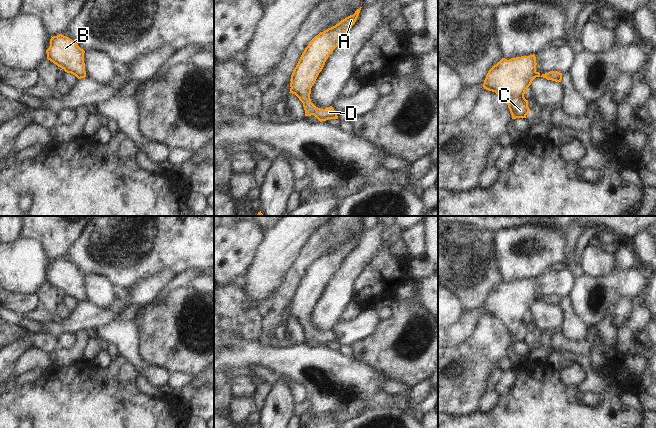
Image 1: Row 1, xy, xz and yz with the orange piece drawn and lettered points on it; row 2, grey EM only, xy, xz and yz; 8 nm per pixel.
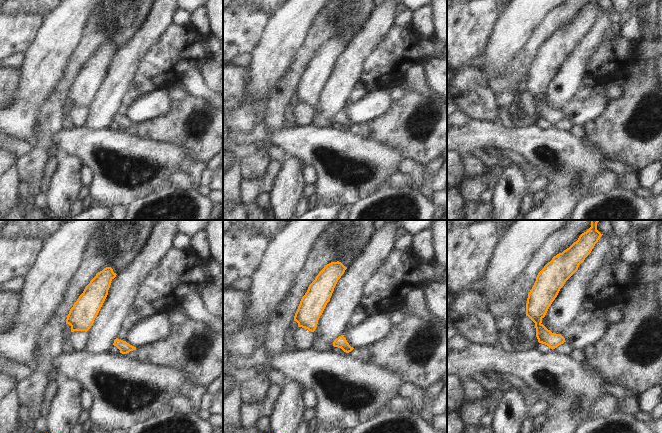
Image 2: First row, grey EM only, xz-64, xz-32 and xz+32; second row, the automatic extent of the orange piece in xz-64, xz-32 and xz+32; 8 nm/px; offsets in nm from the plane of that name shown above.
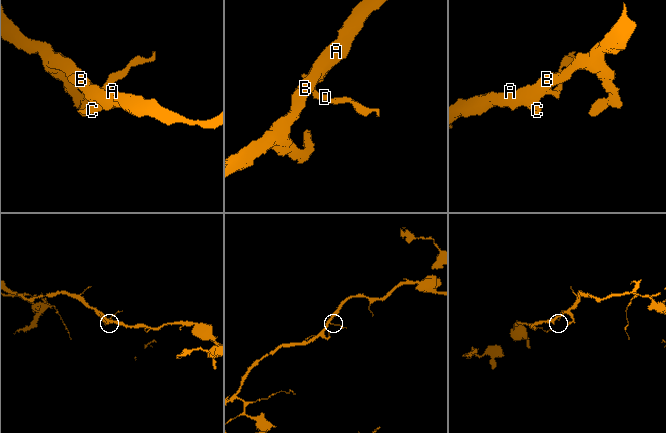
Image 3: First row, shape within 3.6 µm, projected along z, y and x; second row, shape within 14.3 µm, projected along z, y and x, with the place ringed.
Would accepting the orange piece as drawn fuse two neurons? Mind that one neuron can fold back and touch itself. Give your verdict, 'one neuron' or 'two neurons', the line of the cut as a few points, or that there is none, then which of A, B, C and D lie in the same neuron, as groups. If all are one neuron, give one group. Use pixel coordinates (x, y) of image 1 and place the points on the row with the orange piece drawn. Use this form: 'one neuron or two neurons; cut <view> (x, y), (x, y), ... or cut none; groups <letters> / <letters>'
one neuron; cut none; groups A B C D

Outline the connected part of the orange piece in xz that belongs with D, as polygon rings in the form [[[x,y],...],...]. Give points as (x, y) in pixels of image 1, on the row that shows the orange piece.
[[[360,10],[341,20],[335,26],[320,32],[305,48],[291,75],[290,92],[303,103],[305,116],[314,115],[320,122],[338,119],[332,106],[325,109],[316,107],[310,99],[311,88],[322,71],[330,53],[339,45],[342,36],[355,24]]]

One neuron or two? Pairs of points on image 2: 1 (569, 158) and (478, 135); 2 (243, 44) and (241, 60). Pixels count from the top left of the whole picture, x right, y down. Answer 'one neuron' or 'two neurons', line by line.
1: one neuron
2: two neurons

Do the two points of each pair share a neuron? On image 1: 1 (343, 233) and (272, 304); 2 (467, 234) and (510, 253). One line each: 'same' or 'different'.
1: same
2: different

